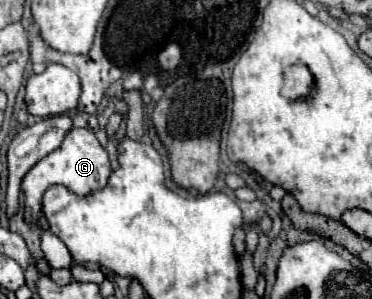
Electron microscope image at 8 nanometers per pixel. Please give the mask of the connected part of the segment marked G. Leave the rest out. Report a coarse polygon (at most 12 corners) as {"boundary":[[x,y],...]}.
{"boundary":[[72,129],[62,147],[22,179],[24,219],[64,185],[78,197],[102,189],[112,169],[92,129]]}

